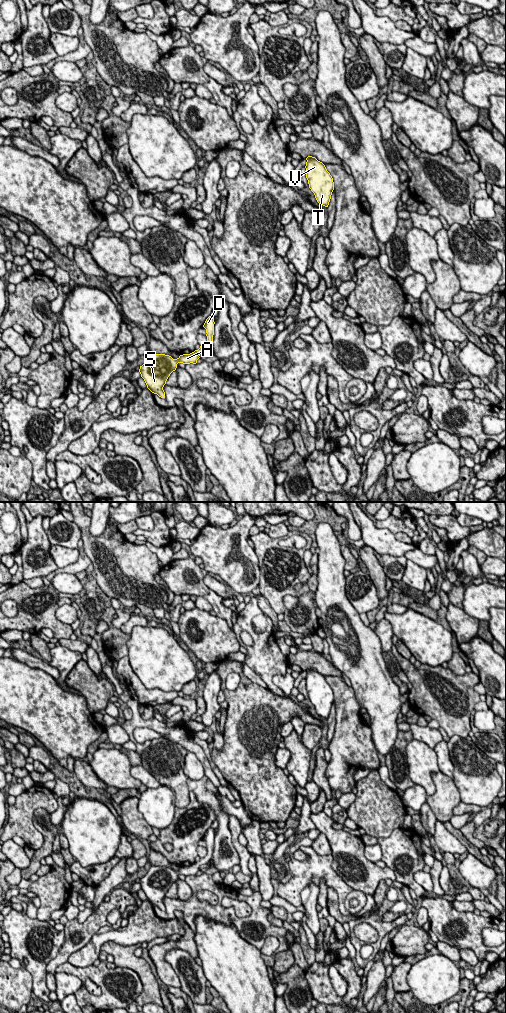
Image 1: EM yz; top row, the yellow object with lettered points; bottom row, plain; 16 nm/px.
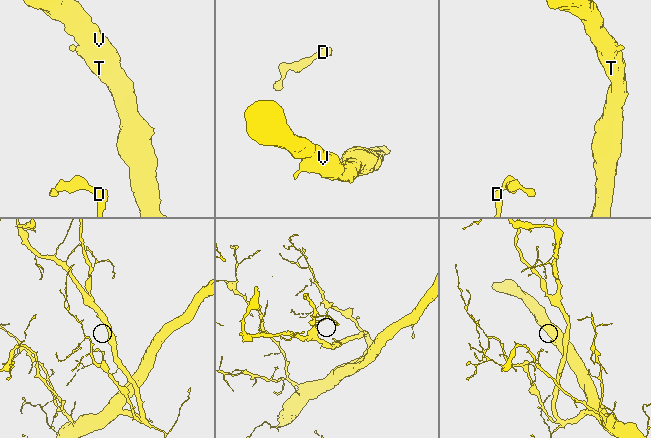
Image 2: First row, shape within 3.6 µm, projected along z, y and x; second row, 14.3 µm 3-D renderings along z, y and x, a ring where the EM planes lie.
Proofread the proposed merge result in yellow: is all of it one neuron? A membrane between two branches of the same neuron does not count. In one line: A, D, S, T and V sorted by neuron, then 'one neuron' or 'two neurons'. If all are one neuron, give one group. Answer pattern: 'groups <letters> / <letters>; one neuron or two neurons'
groups A D S T V; one neuron

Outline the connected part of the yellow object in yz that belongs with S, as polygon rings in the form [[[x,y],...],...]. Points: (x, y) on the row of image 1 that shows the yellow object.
[[[209,316],[203,325],[207,333],[207,343],[190,354],[183,354],[177,359],[173,359],[169,355],[151,353],[146,363],[140,366],[139,372],[147,388],[152,393],[157,394],[161,398],[165,398],[163,387],[170,374],[176,370],[177,364],[196,364],[200,358],[200,354],[210,350],[214,335],[214,324],[214,317]]]

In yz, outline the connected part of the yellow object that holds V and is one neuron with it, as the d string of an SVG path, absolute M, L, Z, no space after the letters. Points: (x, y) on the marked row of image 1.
M308 156L306 160L306 178L309 188L314 193L317 202L328 207L334 190L333 178L325 165L315 157Z

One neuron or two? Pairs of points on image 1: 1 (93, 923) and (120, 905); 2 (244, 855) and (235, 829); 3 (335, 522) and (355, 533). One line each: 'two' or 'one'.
1: one
2: one
3: two

